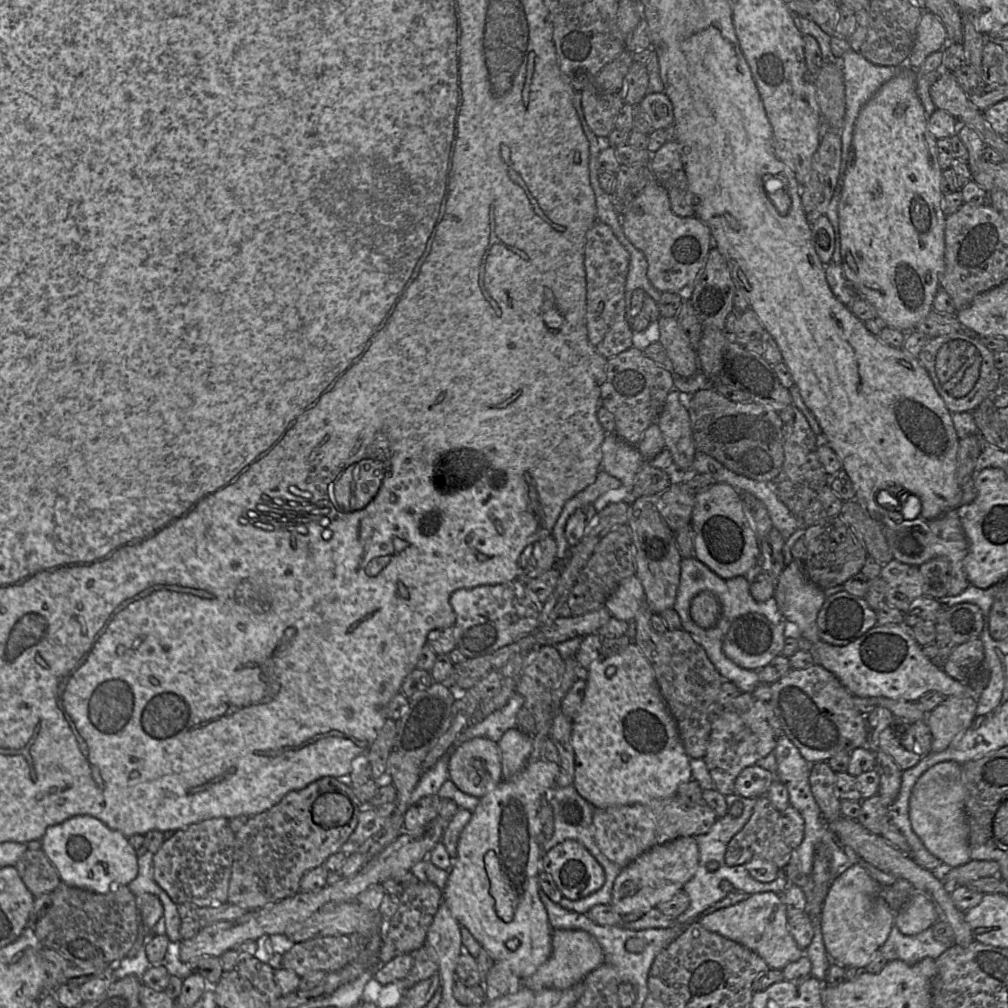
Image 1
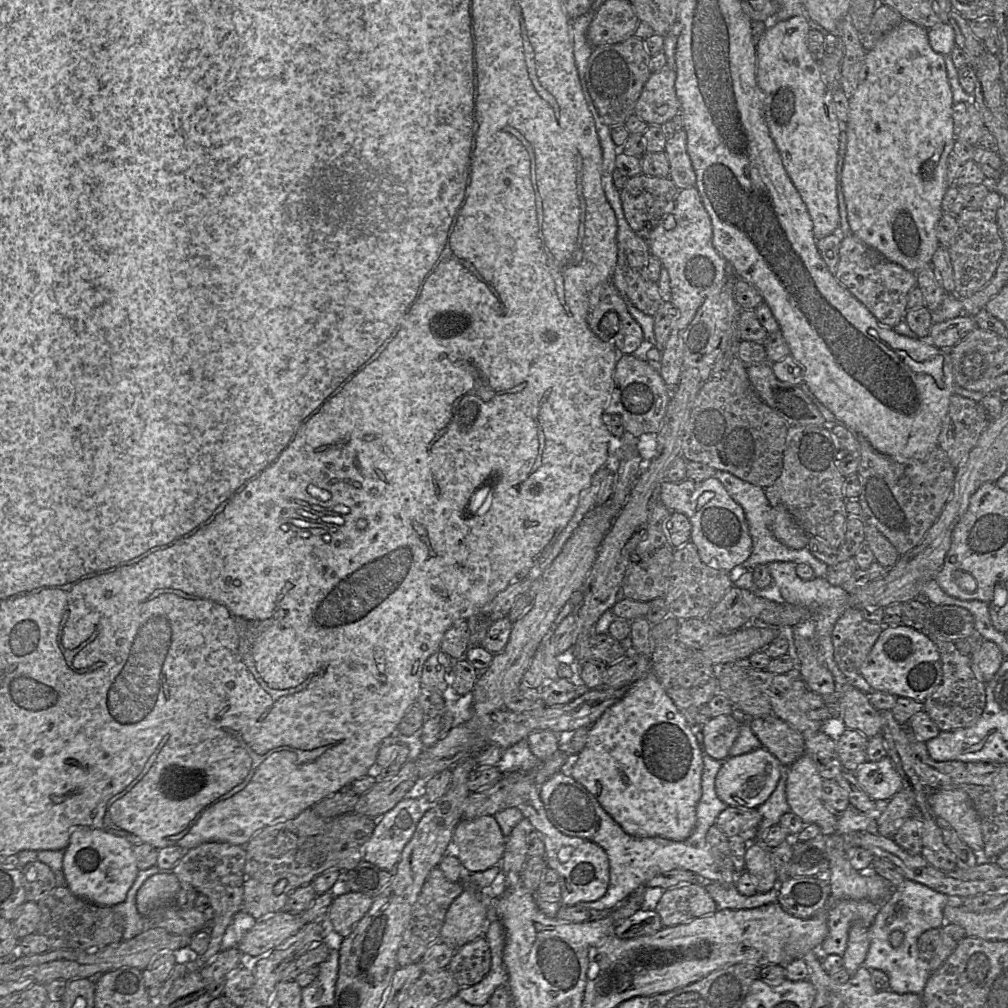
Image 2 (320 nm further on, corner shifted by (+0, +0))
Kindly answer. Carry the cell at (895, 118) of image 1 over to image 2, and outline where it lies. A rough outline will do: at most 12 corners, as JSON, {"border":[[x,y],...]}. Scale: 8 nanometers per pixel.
{"border":[[928,29],[866,51],[841,181],[851,232],[931,265],[956,140]]}

